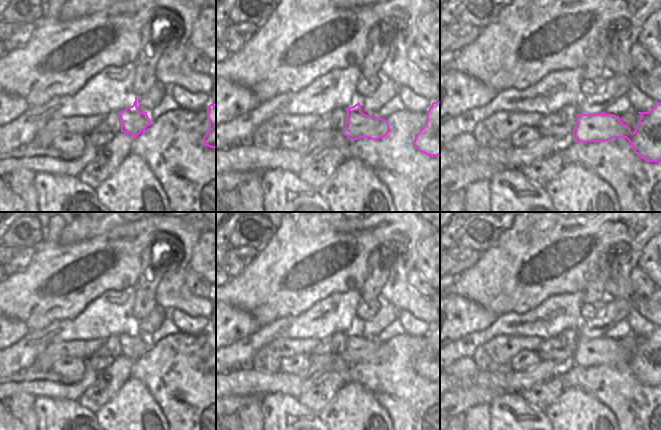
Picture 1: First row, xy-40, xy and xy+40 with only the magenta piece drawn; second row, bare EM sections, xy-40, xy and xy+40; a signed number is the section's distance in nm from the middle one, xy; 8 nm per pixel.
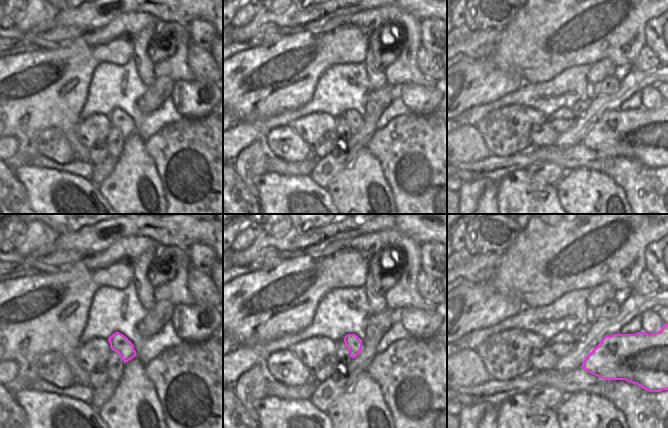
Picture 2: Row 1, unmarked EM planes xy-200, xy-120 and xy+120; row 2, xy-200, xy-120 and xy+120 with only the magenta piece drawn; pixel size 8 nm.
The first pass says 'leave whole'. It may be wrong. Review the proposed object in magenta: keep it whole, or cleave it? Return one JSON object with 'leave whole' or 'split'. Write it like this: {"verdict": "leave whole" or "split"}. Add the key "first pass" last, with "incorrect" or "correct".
{"verdict": "leave whole", "first pass": "correct"}

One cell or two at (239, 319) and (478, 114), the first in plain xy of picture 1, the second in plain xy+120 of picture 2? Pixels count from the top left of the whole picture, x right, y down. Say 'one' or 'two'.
two

